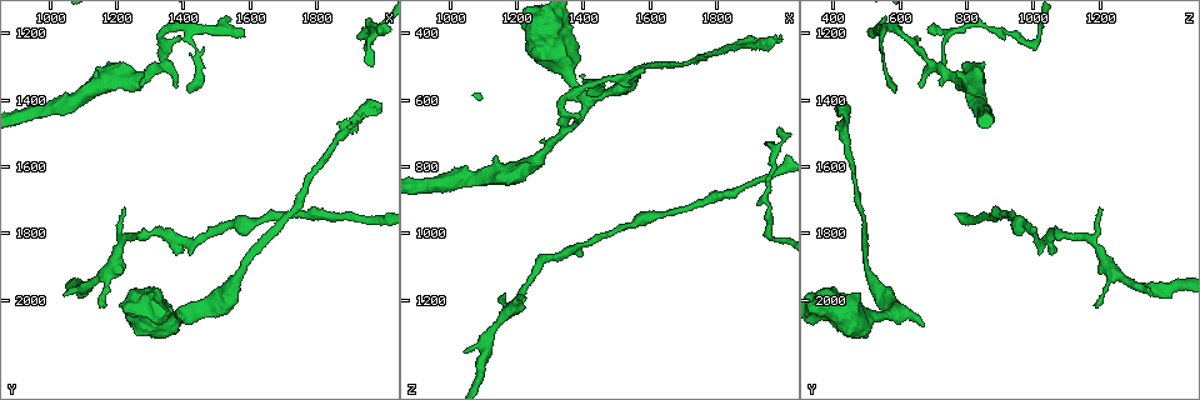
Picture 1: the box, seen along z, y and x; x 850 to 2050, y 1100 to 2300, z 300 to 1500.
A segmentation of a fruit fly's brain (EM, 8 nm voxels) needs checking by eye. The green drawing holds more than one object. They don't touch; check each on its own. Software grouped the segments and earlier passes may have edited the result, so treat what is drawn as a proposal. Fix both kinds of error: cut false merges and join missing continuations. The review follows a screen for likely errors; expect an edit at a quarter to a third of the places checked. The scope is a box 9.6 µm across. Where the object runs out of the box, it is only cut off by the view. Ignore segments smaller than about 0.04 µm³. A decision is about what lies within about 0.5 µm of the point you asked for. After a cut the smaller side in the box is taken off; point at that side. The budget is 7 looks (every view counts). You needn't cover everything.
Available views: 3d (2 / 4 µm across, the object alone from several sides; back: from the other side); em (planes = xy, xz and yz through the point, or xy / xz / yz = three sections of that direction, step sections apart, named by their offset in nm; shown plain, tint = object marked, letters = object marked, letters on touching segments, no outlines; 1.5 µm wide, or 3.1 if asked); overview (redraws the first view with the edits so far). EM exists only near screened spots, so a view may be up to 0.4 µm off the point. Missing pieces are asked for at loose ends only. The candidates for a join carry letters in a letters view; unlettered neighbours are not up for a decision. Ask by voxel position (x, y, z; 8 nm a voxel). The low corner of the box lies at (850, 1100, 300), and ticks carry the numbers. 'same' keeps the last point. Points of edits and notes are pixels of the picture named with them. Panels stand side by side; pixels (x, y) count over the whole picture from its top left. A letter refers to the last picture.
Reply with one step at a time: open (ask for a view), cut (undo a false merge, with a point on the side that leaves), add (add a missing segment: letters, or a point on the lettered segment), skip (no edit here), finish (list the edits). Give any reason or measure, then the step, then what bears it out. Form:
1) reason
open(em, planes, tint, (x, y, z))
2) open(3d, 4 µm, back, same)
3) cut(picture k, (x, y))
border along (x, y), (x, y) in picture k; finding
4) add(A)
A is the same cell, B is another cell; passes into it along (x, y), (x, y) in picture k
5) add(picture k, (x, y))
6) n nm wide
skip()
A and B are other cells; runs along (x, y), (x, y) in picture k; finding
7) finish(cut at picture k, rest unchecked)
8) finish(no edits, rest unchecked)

an open end
open(3d, 4 µm, (1240, 1970, 380))

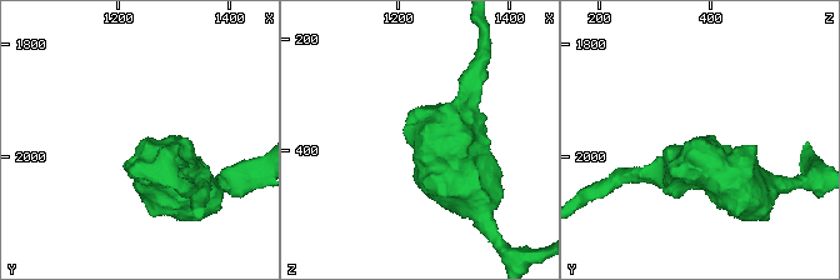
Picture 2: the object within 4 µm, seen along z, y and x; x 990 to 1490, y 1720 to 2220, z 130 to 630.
need the tissue
open(em, planes, letters, (1250, 1965, 370))

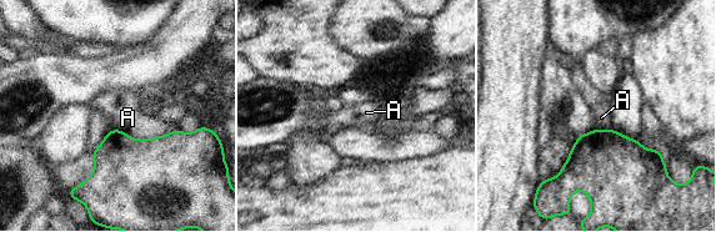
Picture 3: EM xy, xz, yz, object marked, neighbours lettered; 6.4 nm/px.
skip()
A is another cell; border along (113, 129), (133, 139), (180, 131) in picture 3; none of them fits

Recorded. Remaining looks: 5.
an open end
open(3d, 2 µm, (1580, 1210, 510))

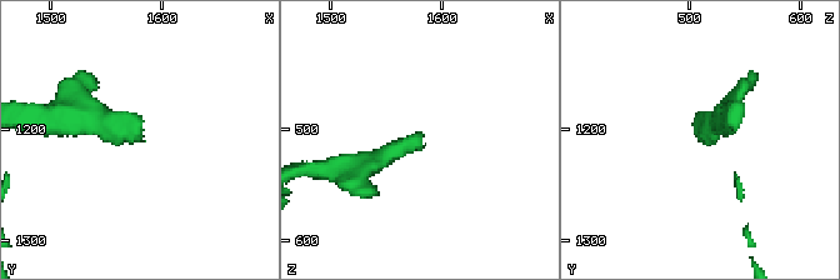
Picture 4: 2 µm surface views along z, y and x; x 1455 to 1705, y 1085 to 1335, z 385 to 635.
open(em, xy, step 8, tint, (1580, 1210, 514))

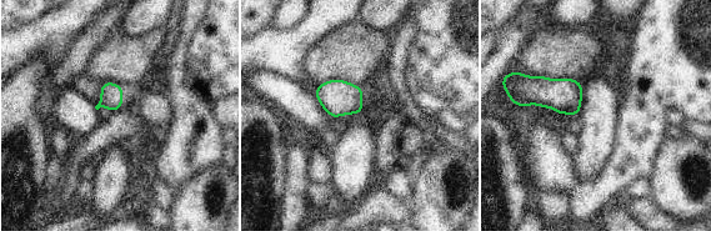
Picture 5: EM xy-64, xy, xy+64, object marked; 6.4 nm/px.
open(em, planes, letters, same)

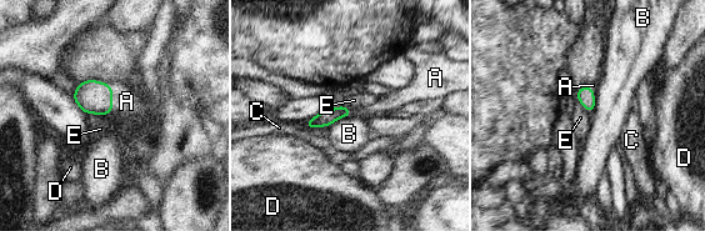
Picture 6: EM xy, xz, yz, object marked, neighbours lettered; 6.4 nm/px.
A touches over 190 nm
add(picture 6, (126, 101))
A is the same cell, B, C, D and E are other cells; passes into it along (93, 96), (111, 98), (126, 101) in picture 6; it goes on there

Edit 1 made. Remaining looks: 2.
finish(add at picture 6, rest unchecked)

